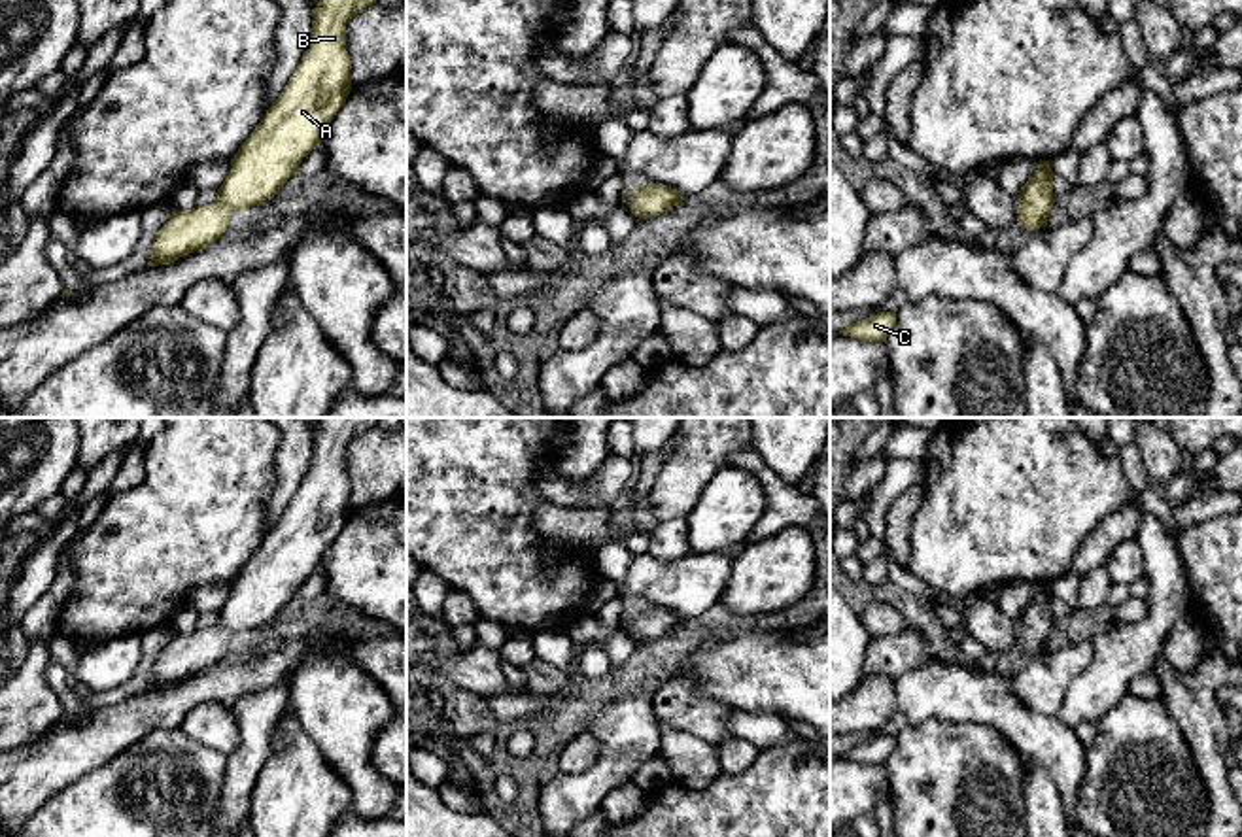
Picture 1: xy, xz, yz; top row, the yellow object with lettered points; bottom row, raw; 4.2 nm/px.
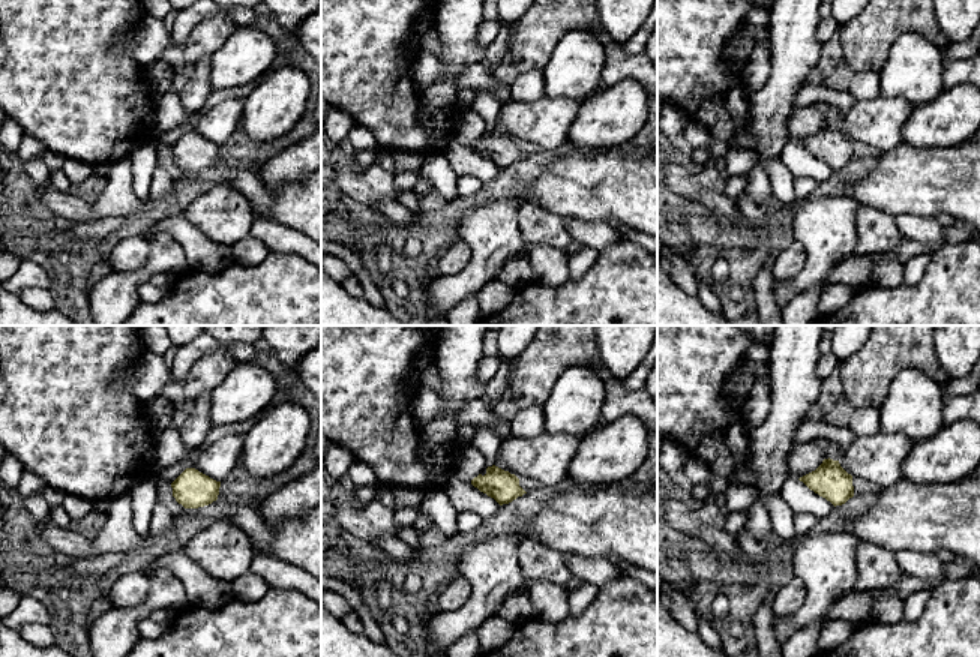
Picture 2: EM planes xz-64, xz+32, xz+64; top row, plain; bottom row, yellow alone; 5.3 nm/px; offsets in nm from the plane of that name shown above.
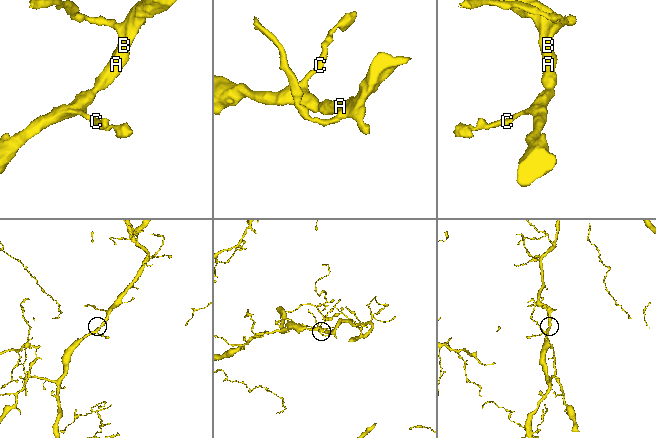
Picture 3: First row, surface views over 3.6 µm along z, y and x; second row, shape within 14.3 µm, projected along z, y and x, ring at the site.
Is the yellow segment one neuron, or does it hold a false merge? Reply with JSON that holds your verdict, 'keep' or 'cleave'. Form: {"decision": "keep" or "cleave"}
{"decision": "keep"}

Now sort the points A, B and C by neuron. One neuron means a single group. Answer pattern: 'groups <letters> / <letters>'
groups A B C

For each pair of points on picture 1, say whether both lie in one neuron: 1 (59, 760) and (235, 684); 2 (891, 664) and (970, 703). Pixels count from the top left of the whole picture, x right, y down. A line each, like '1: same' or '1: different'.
1: same
2: different

